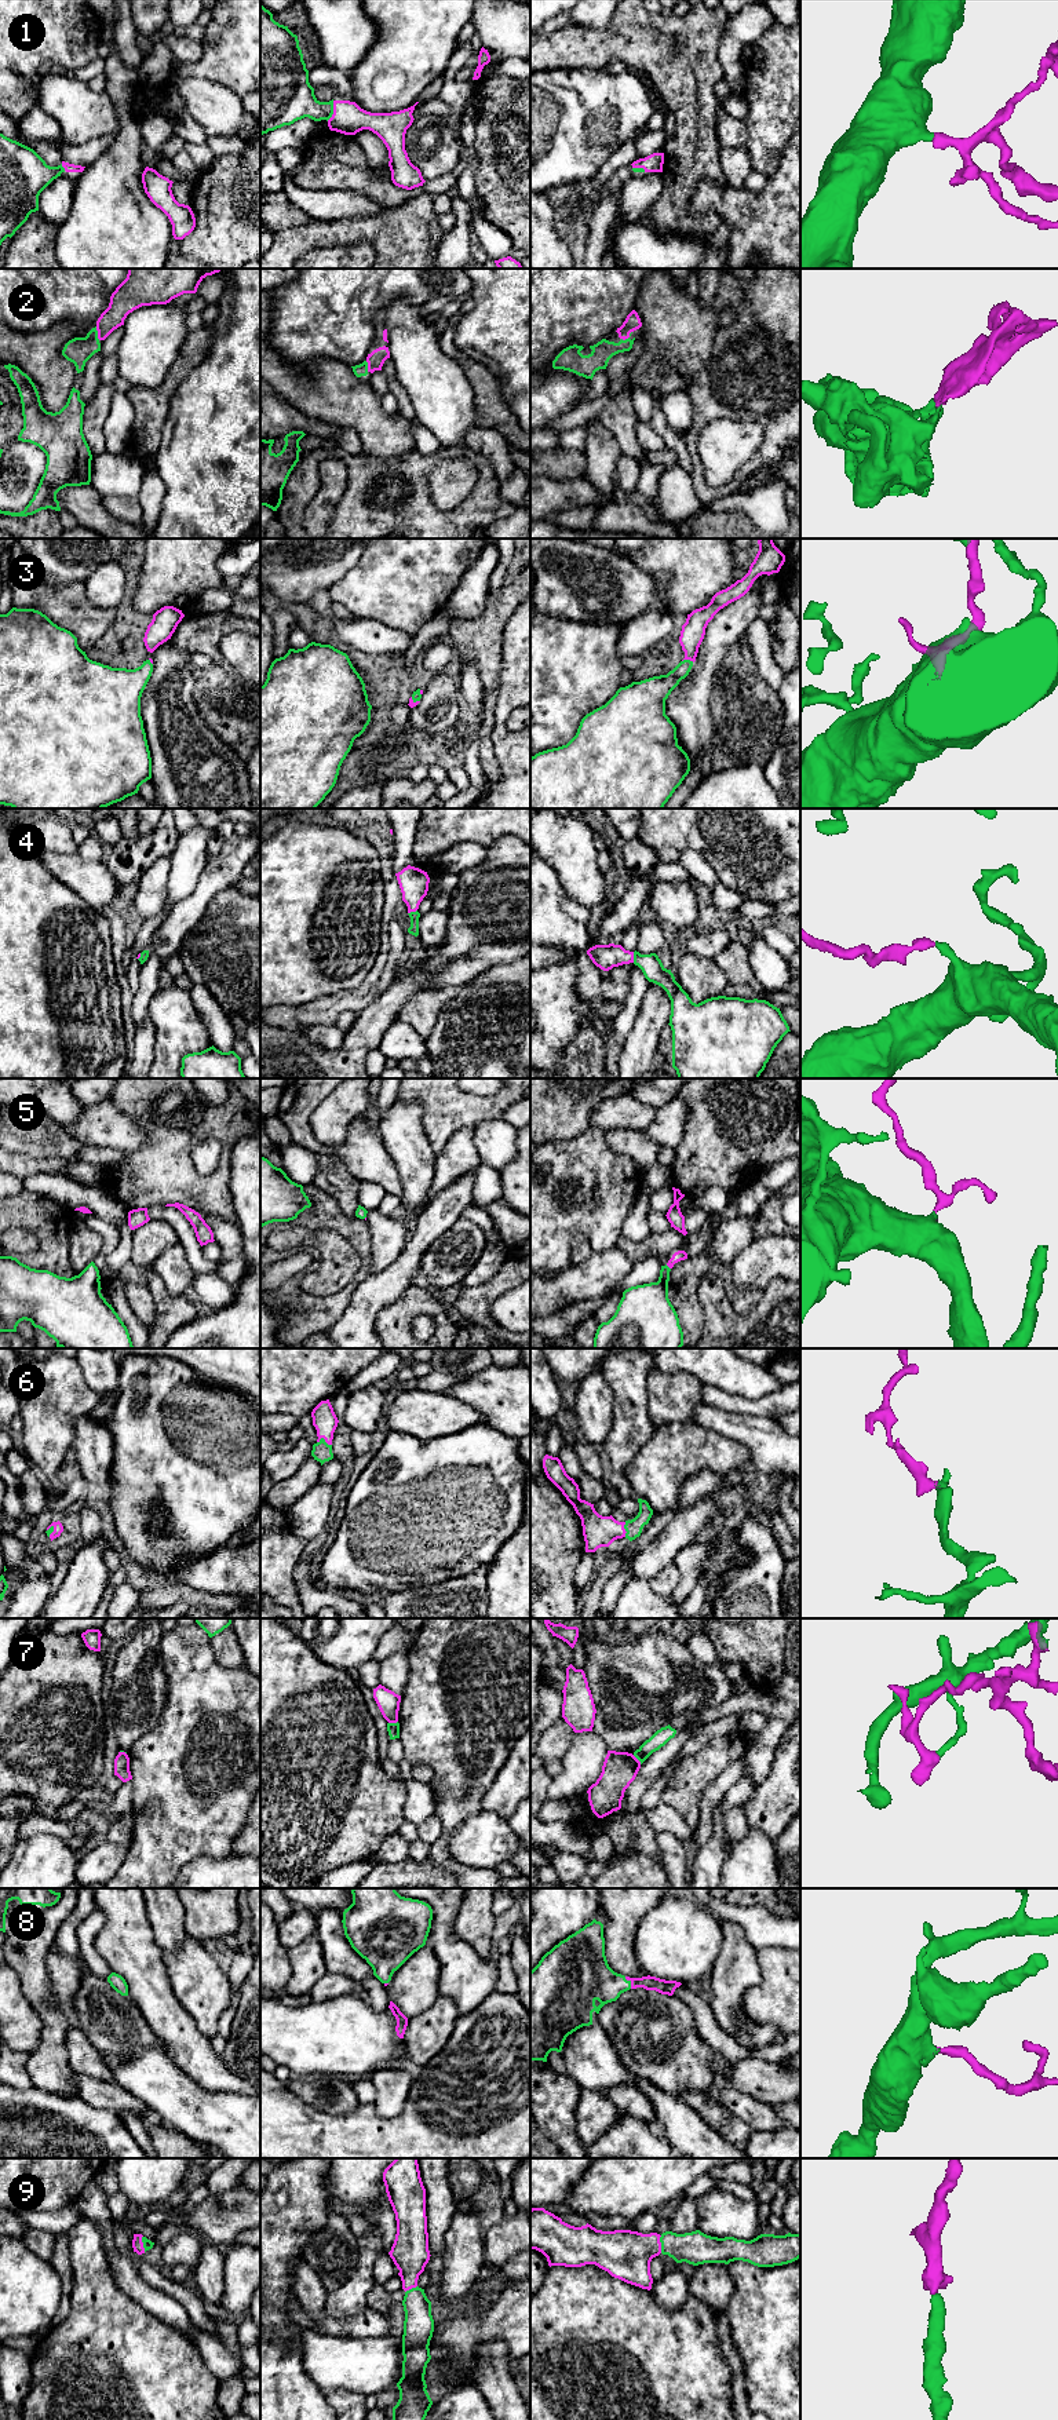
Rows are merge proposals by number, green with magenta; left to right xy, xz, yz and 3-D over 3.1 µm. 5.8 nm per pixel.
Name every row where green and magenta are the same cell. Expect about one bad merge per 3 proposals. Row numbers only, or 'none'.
1, 2, 3, 4, 5, 6, 8, 9

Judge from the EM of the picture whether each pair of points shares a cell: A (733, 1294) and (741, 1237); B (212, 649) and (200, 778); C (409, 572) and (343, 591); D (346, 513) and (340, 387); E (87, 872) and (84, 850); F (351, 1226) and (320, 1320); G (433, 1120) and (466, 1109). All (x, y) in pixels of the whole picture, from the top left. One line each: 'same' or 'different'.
A: different
B: different
C: same
D: different
E: different
F: same
G: same

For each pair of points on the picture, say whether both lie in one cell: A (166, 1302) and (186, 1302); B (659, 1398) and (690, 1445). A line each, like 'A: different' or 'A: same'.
A: same
B: different

